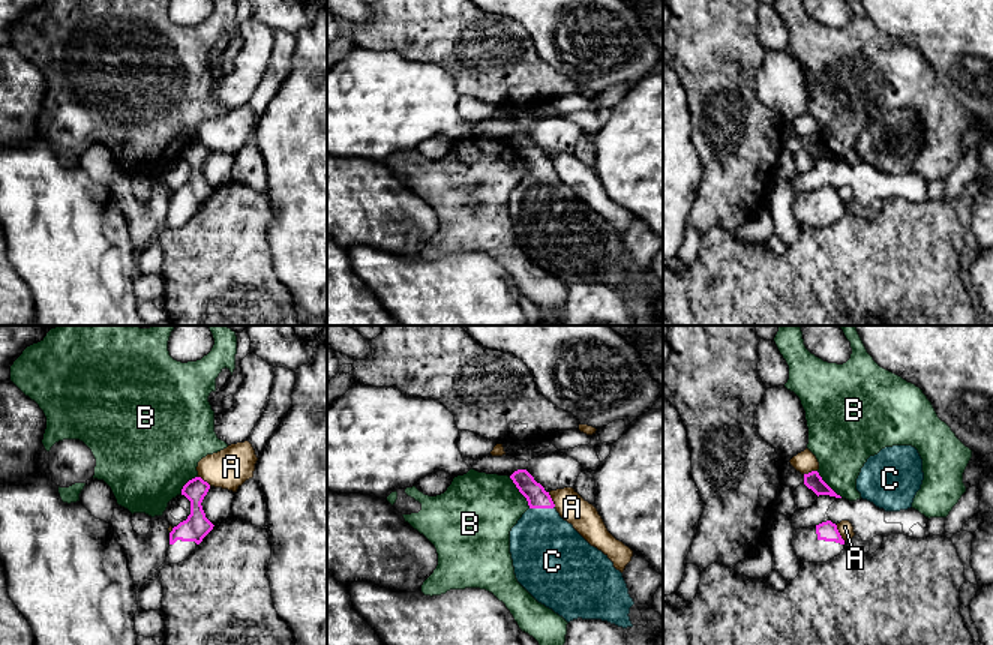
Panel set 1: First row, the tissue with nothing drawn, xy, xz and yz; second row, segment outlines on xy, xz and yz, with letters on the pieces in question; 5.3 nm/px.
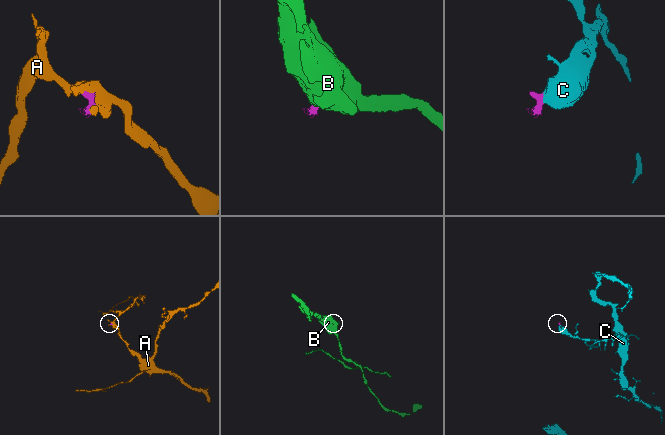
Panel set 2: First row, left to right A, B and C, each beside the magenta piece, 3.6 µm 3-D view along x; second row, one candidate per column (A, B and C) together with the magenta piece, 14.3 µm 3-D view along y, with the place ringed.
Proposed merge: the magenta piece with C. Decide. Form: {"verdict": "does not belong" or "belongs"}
{"verdict": "belongs"}

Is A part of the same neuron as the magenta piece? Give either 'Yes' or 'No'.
No

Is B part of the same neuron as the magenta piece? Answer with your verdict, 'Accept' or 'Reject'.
Reject

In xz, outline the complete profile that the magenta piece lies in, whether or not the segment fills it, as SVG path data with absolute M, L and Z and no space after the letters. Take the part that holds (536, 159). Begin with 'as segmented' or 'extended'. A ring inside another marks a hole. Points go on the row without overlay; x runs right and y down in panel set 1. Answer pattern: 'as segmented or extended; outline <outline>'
extended; outline M526 134L514 135L510 142L530 170L510 195L510 218L518 246L567 286L582 282L608 285L622 292L633 291L628 278L634 266L622 237L608 219L591 210L560 180L549 156Z

